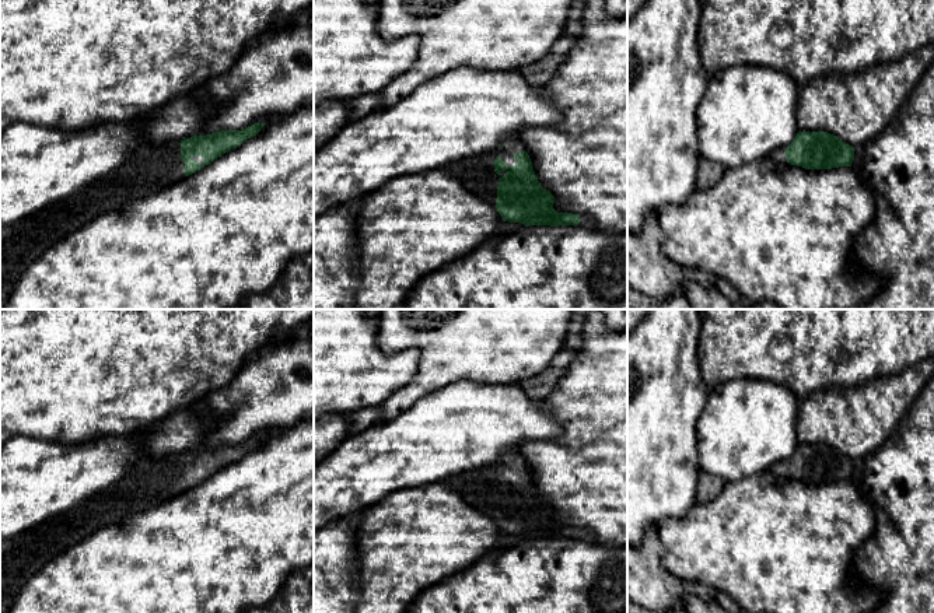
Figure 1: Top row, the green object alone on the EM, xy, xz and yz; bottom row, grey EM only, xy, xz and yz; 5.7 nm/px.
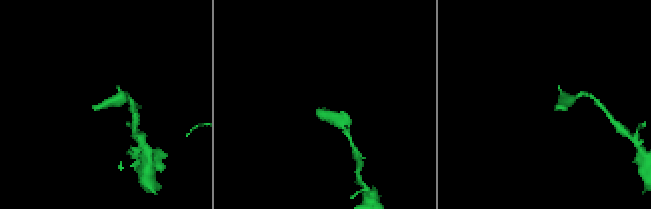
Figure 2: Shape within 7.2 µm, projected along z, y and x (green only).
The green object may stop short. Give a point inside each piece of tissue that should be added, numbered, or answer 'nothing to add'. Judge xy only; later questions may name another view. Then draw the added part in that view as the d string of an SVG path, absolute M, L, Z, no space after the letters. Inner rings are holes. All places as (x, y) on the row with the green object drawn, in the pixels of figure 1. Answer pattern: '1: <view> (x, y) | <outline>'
1: xy (153, 168) | M181 140L148 146L140 150L120 168L70 197L57 202L18 223L0 225L0 300L7 300L24 272L48 248L97 218L102 213L120 210L127 204L154 195L185 178L185 164L181 161Z

